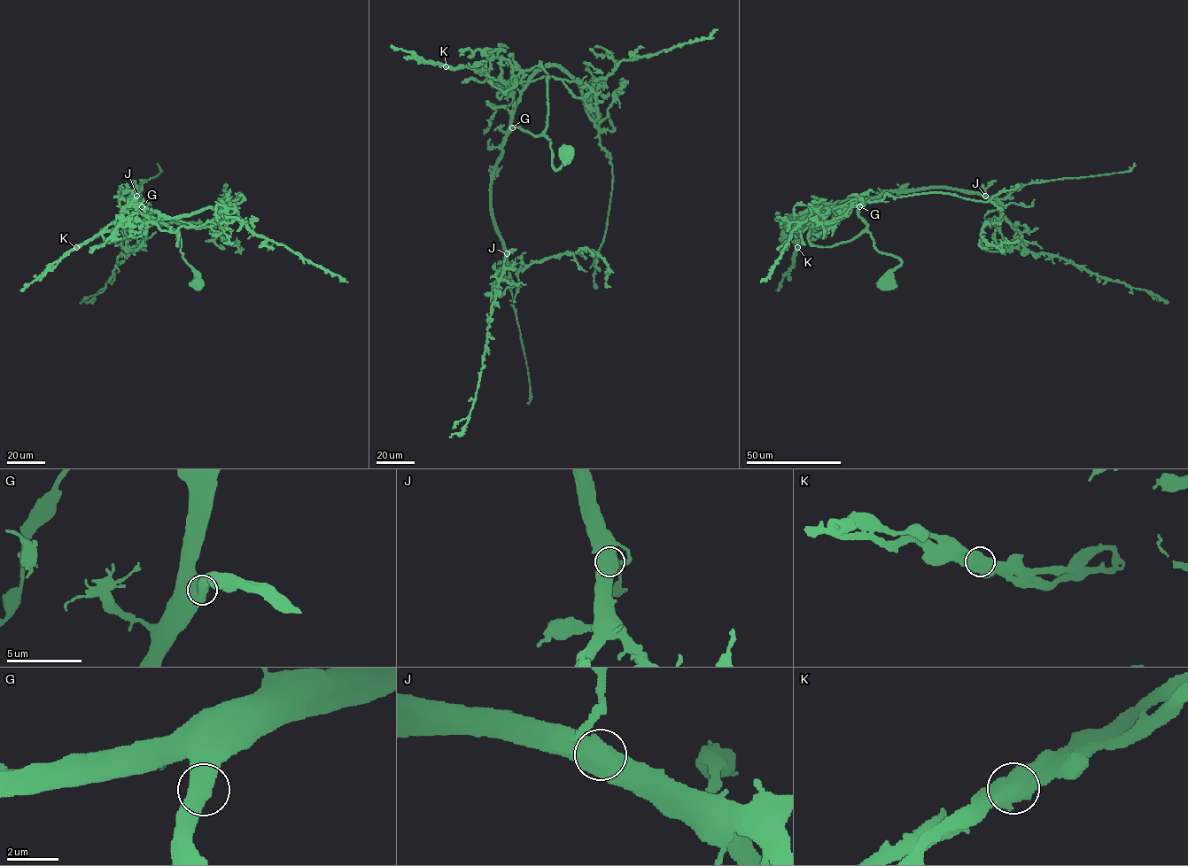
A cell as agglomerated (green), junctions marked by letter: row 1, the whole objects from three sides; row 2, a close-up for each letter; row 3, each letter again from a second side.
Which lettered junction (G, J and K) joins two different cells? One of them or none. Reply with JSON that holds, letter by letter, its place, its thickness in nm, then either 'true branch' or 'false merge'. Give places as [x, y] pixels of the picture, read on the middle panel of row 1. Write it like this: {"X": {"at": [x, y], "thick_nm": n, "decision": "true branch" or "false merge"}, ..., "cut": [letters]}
{"G": {"at": [512, 127], "thick_nm": 650, "decision": "true branch"}, "J": {"at": [507, 253], "thick_nm": 800, "decision": "true branch"}, "K": {"at": [446, 66], "thick_nm": 800, "decision": "false merge"}, "cut": ["K"]}

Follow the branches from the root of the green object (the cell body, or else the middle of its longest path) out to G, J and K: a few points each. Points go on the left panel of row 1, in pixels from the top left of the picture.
G: (198, 283), (198, 276), (182, 258), (179, 235), (151, 218), (142, 206)
J: (198, 283), (198, 276), (182, 258), (179, 235), (151, 218), (130, 191), (120, 188), (136, 196)
K: (198, 283), (198, 276), (182, 258), (179, 235), (151, 218), (141, 204), (128, 205), (115, 220), (76, 247)

